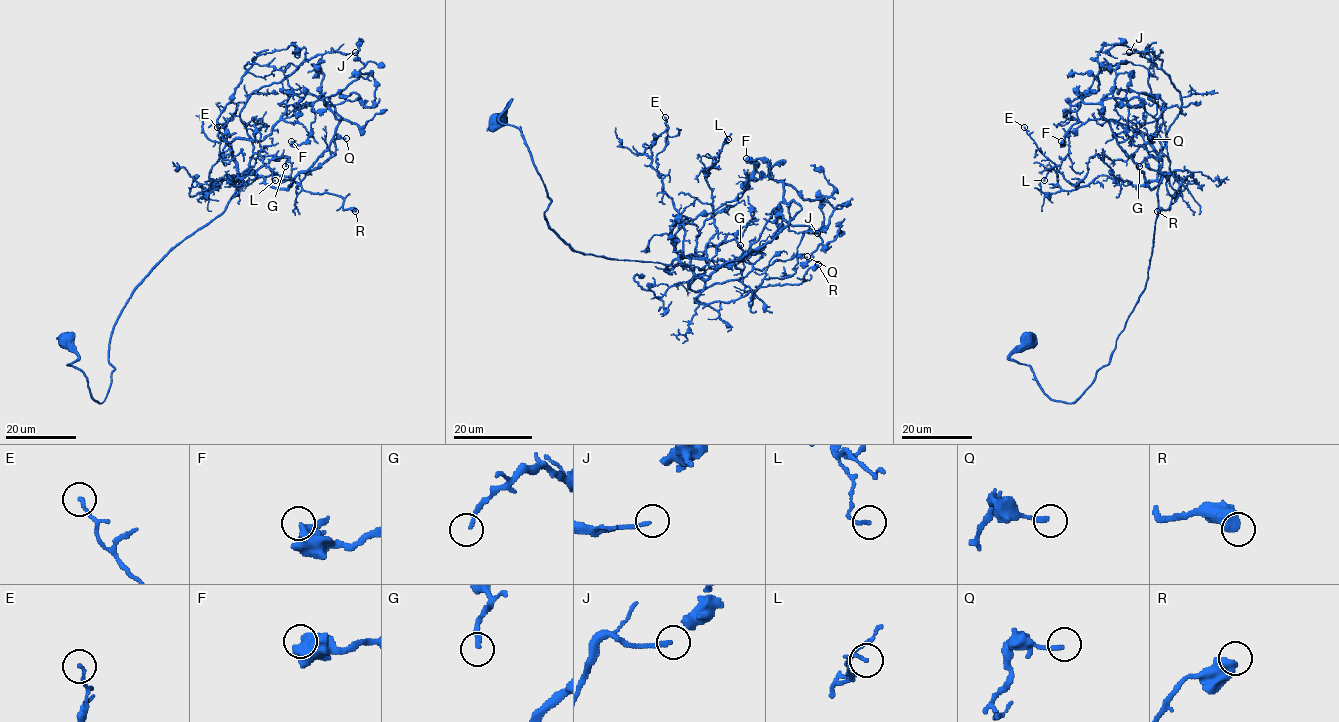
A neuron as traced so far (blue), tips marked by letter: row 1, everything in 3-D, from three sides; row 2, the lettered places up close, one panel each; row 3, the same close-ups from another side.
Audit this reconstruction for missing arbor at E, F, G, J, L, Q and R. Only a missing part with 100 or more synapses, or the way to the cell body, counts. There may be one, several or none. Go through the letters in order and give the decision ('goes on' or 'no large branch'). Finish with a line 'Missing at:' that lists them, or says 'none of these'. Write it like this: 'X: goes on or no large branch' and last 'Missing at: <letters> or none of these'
E: no large branch
F: no large branch
G: no large branch
J: no large branch
L: no large branch
Q: no large branch
R: no large branch
Missing at: none of these

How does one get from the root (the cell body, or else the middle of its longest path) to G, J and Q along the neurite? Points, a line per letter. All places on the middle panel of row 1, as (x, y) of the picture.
G: (498, 122), (510, 101), (499, 120), (521, 132), (547, 224), (573, 250), (702, 269), (729, 266), (740, 245)
J: (498, 122), (510, 101), (499, 120), (575, 251), (704, 266), (696, 292), (817, 233)
Q: (498, 122), (510, 101), (499, 120), (575, 251), (684, 264), (700, 304), (807, 256)

